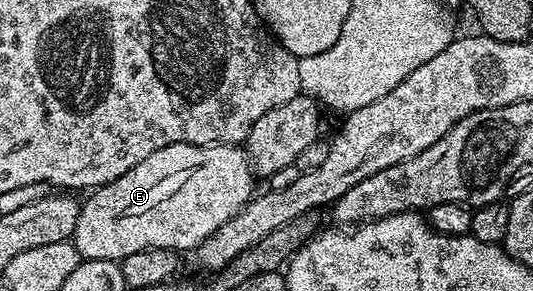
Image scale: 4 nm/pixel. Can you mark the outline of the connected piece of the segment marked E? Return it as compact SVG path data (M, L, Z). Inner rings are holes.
M173 143L153 151L149 159L141 159L137 167L125 171L108 185L101 185L90 194L91 197L79 206L77 227L73 243L80 258L92 261L123 262L129 255L146 249L174 249L176 251L194 251L206 237L213 235L233 215L237 215L251 202L256 192L256 174L253 172L249 157L239 145L190 145Z

